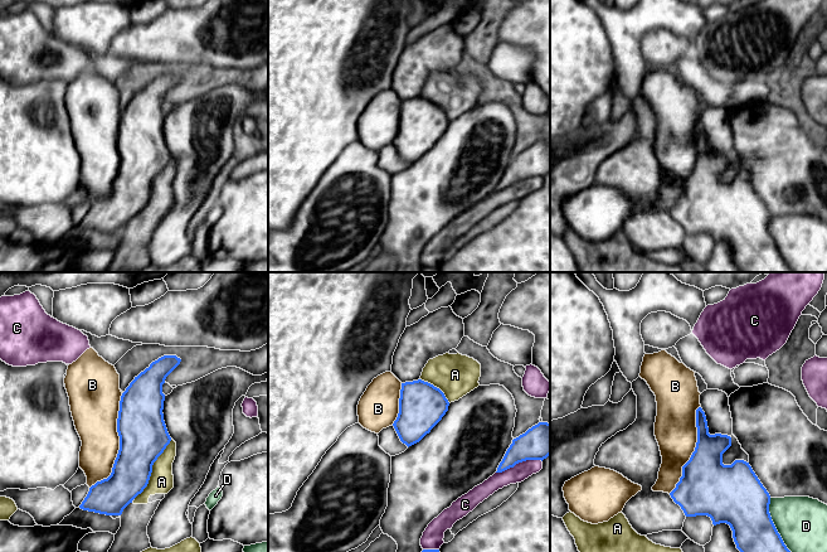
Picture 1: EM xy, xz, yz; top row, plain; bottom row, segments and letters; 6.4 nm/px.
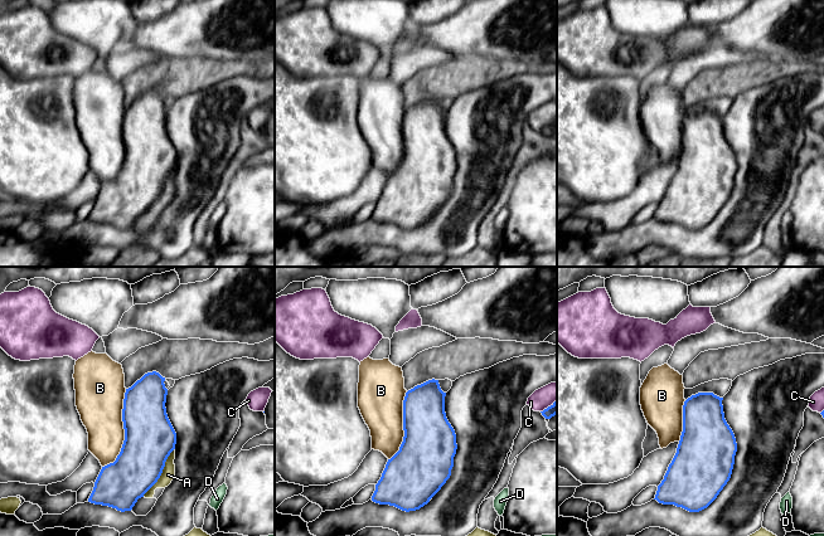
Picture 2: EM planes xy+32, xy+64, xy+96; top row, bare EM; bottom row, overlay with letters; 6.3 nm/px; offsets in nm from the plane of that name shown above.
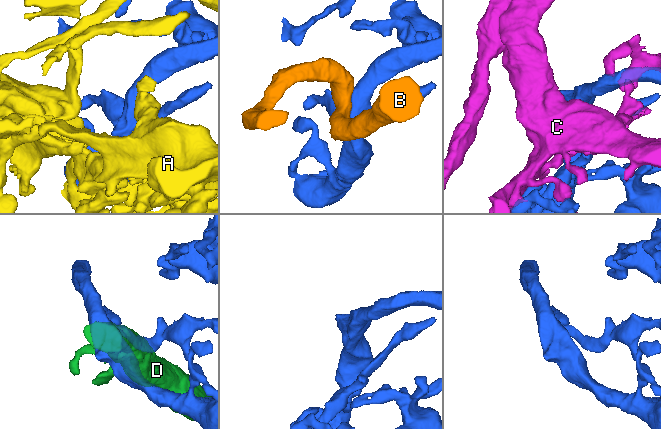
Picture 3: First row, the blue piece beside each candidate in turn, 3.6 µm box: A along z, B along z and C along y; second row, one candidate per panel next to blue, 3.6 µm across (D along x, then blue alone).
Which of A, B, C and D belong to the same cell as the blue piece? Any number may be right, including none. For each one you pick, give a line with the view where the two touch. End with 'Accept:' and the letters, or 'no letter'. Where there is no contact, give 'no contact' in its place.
B: xy
Accept: B

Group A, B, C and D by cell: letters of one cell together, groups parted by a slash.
A / B / C / D

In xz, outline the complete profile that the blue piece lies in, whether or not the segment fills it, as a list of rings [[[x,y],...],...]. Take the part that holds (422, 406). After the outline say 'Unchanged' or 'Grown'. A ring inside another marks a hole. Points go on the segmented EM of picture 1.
[[[385,372],[368,386],[357,405],[359,423],[375,434],[393,426],[408,447],[419,442],[442,420],[449,402],[422,379],[402,383]]]. Grown

